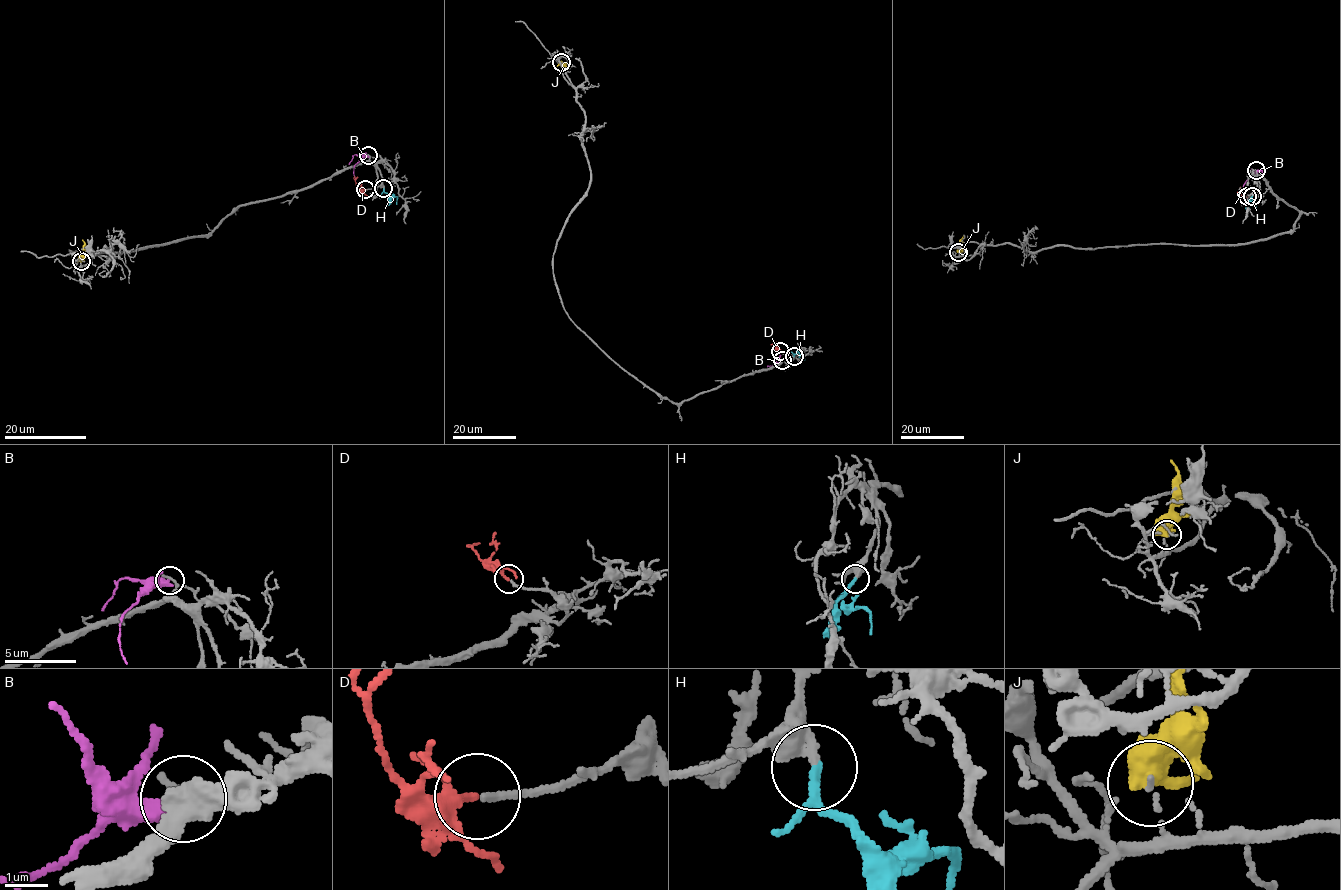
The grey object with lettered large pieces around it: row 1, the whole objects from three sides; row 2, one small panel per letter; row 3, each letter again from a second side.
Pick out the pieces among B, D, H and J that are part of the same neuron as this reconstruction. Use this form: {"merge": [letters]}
{"merge": ["D", "H"]}

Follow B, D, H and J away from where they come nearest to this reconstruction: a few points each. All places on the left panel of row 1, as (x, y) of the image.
B: (368, 155), (354, 166), (355, 179)
D: (366, 189), (356, 185), (354, 176)
H: (383, 188), (387, 195), (397, 198), (396, 204)
J: (81, 261), (82, 240)

